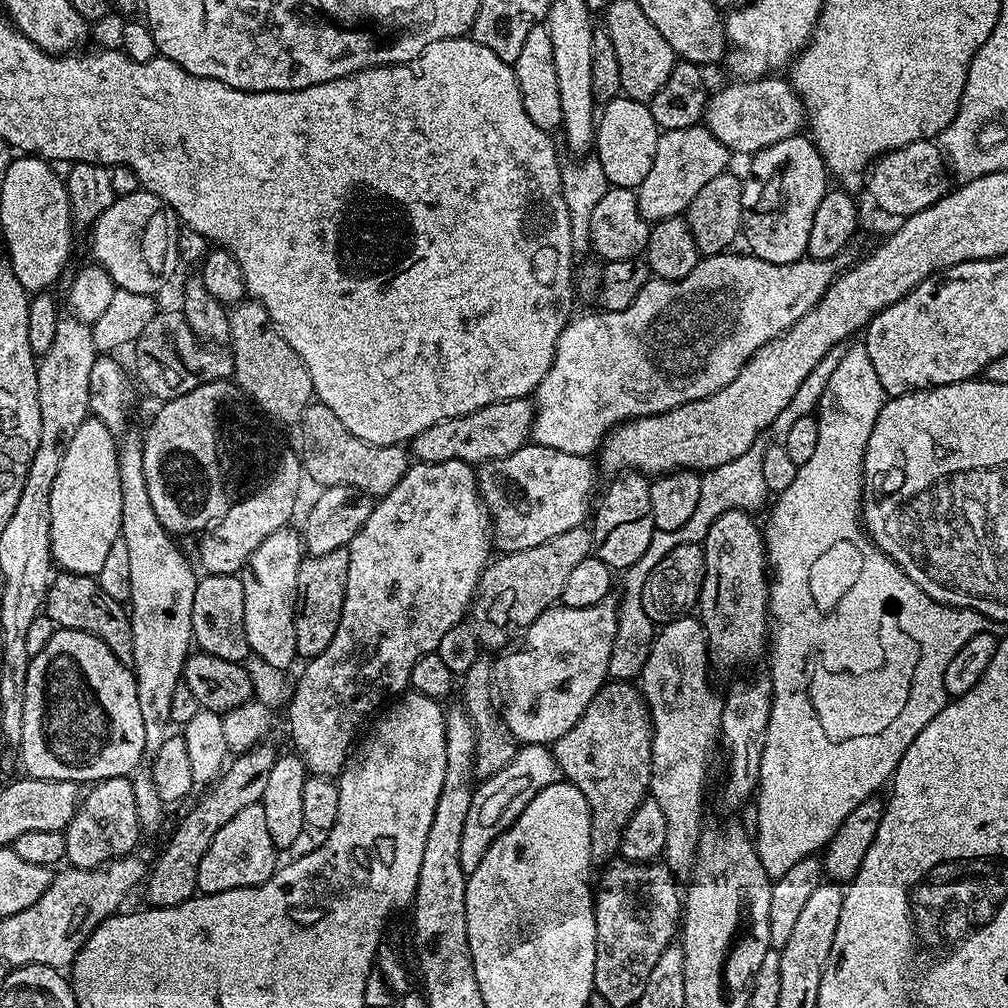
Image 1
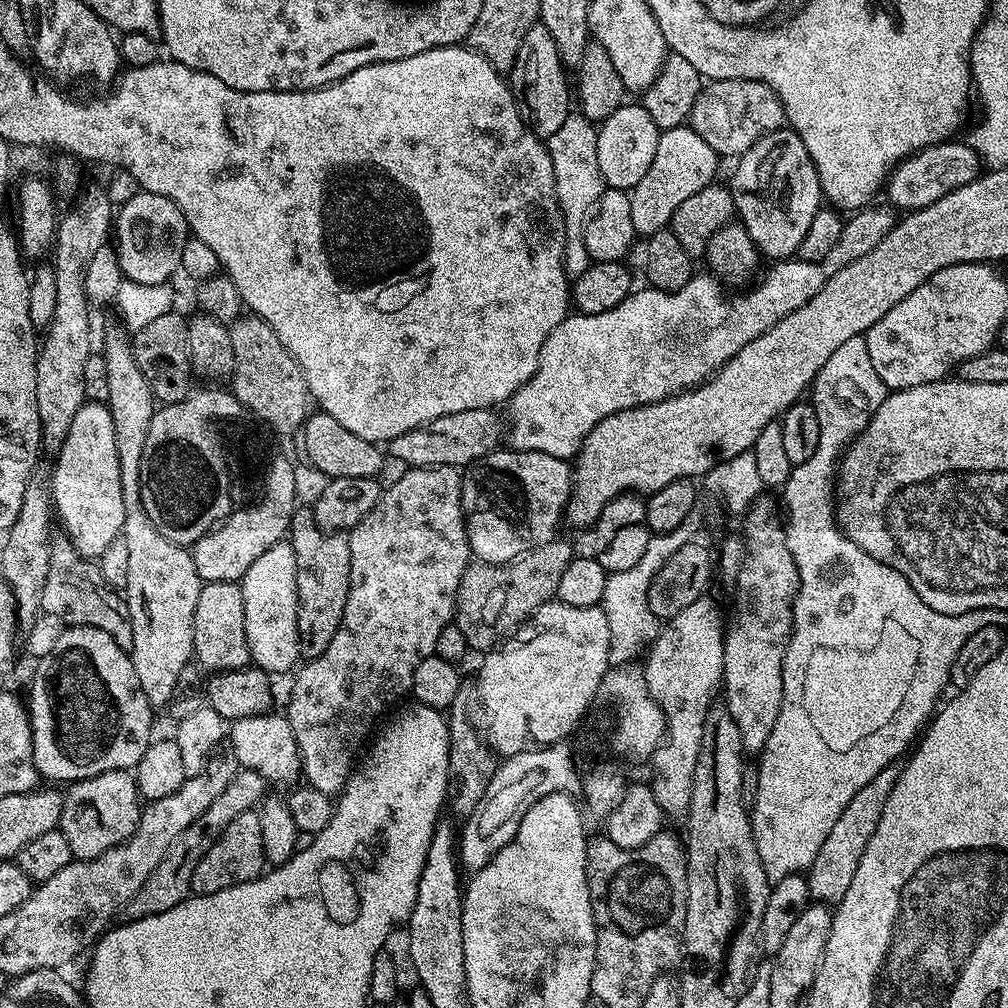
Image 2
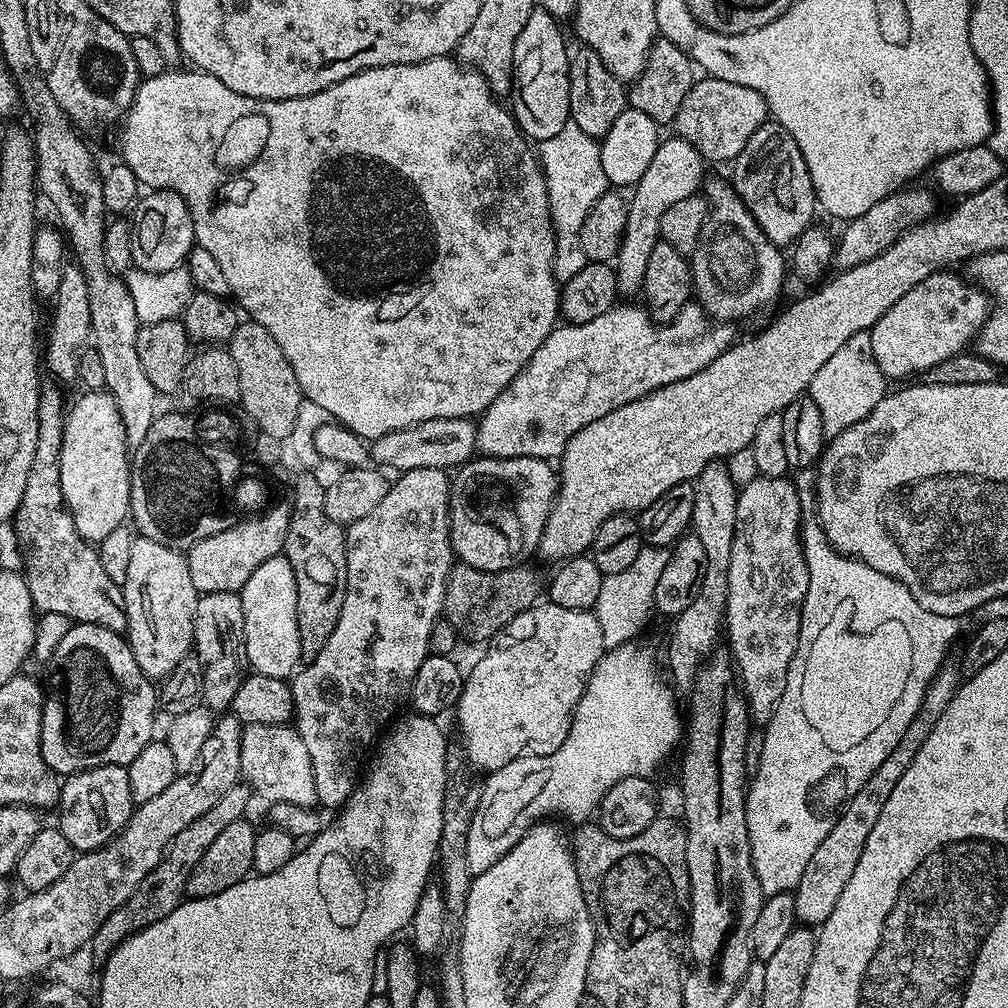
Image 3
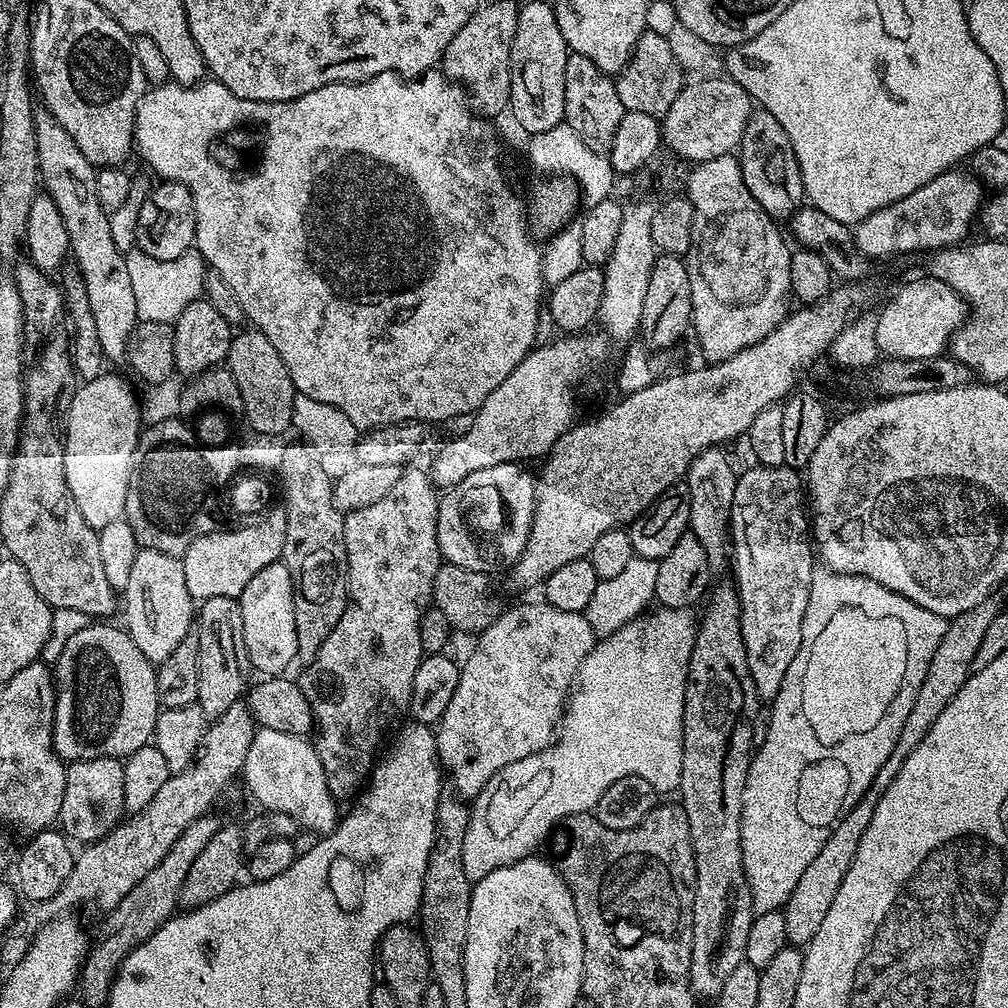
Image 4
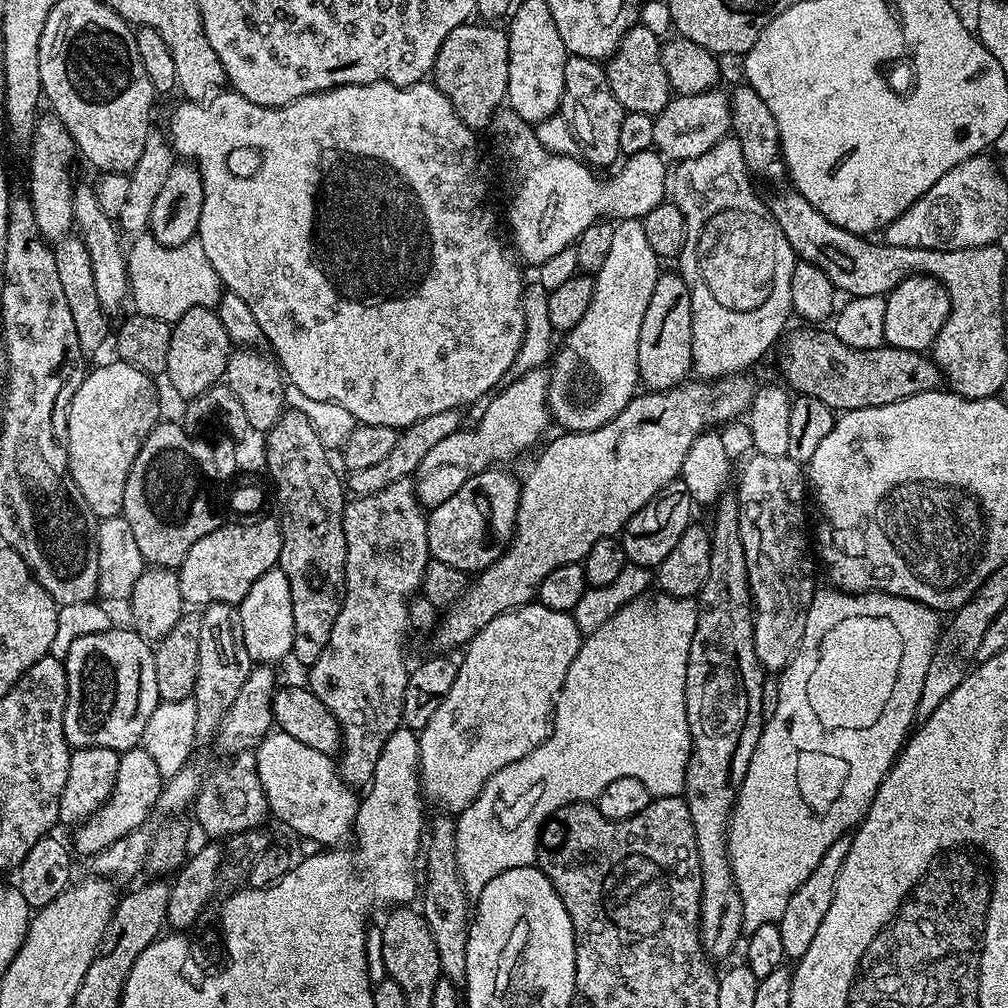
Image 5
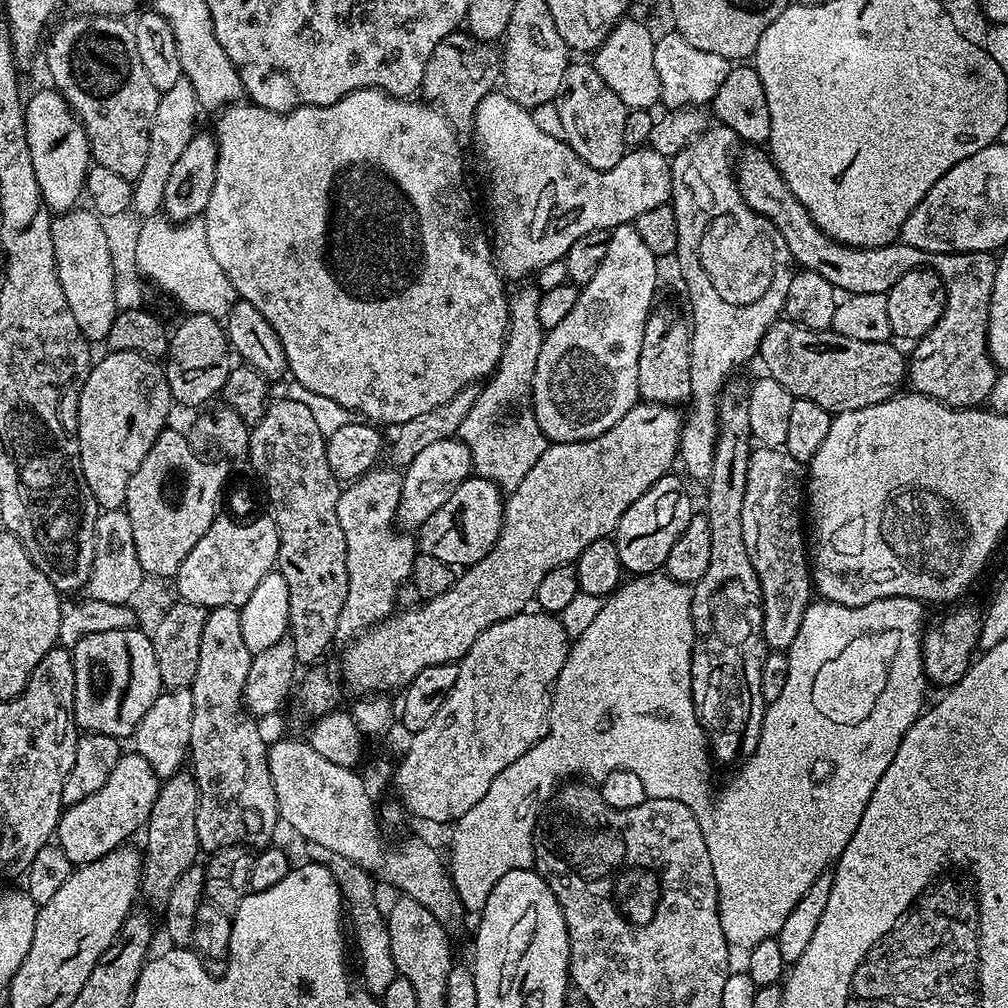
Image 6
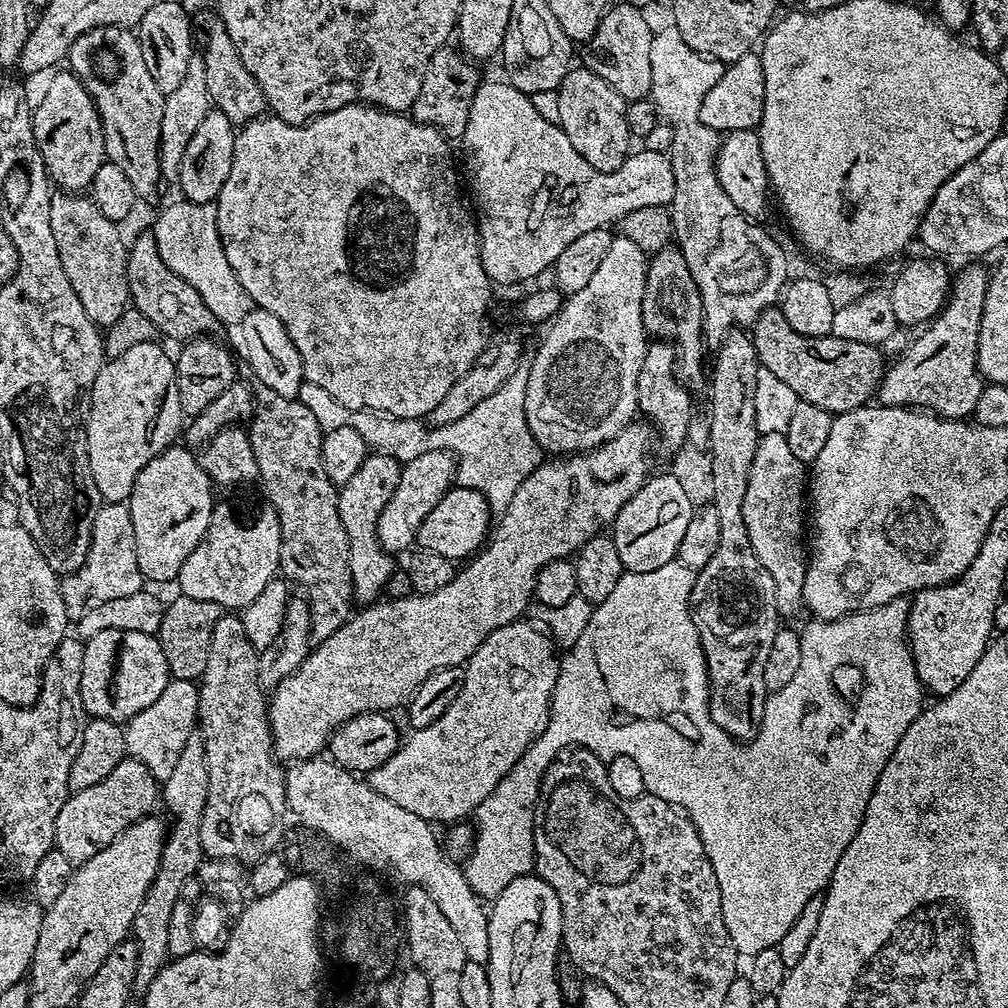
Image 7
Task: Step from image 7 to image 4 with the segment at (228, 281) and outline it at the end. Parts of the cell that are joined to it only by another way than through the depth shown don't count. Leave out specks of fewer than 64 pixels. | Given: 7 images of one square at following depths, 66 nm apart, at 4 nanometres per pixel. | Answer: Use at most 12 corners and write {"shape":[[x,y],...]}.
{"shape":[[125,255],[139,321],[175,323],[203,295],[206,265]]}

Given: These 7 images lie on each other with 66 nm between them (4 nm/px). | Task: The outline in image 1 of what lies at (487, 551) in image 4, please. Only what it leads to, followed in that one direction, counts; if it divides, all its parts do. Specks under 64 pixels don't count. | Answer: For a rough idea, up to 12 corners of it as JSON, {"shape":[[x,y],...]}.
{"shape":[[529,442],[476,468],[504,554],[581,527],[597,469]]}

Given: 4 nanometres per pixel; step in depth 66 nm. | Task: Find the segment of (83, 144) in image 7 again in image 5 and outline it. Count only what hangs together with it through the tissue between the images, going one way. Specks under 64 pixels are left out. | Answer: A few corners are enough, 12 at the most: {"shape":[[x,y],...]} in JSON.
{"shape":[[41,115],[30,141],[26,195],[40,237],[73,231],[66,126]]}

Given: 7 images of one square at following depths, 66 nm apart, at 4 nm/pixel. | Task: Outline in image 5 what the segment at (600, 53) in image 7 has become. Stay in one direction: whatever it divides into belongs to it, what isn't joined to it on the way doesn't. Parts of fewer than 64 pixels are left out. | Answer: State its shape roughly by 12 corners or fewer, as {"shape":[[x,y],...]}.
{"shape":[[637,22],[606,61],[625,113],[655,118],[674,93],[661,37]]}

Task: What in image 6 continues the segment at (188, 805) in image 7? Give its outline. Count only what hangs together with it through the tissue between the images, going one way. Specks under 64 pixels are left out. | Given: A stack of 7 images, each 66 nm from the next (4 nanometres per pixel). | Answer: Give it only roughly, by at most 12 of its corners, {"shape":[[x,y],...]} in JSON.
{"shape":[[167,777],[150,810],[140,890],[156,906],[202,849],[200,788]]}

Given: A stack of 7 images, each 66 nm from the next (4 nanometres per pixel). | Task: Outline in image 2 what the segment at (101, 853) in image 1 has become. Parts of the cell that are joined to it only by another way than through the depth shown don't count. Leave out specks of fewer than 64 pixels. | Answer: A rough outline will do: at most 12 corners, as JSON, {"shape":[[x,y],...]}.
{"shape":[[110,770],[67,785],[58,831],[75,859],[128,841],[142,797]]}

